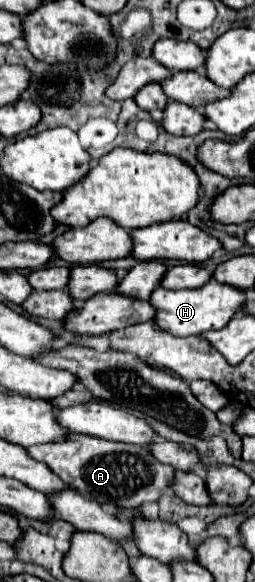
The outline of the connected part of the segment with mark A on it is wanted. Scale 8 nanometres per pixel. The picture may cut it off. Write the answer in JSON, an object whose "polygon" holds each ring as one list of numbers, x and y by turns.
{"polygon":[[68,434,62,442,48,442,26,448,28,456,48,464,48,468,70,488,78,490,84,498,100,504,114,504,126,508,138,508,142,502,156,502,164,488,172,484,174,468,162,464,150,456,148,448,136,444,122,444,102,440,96,436]]}

